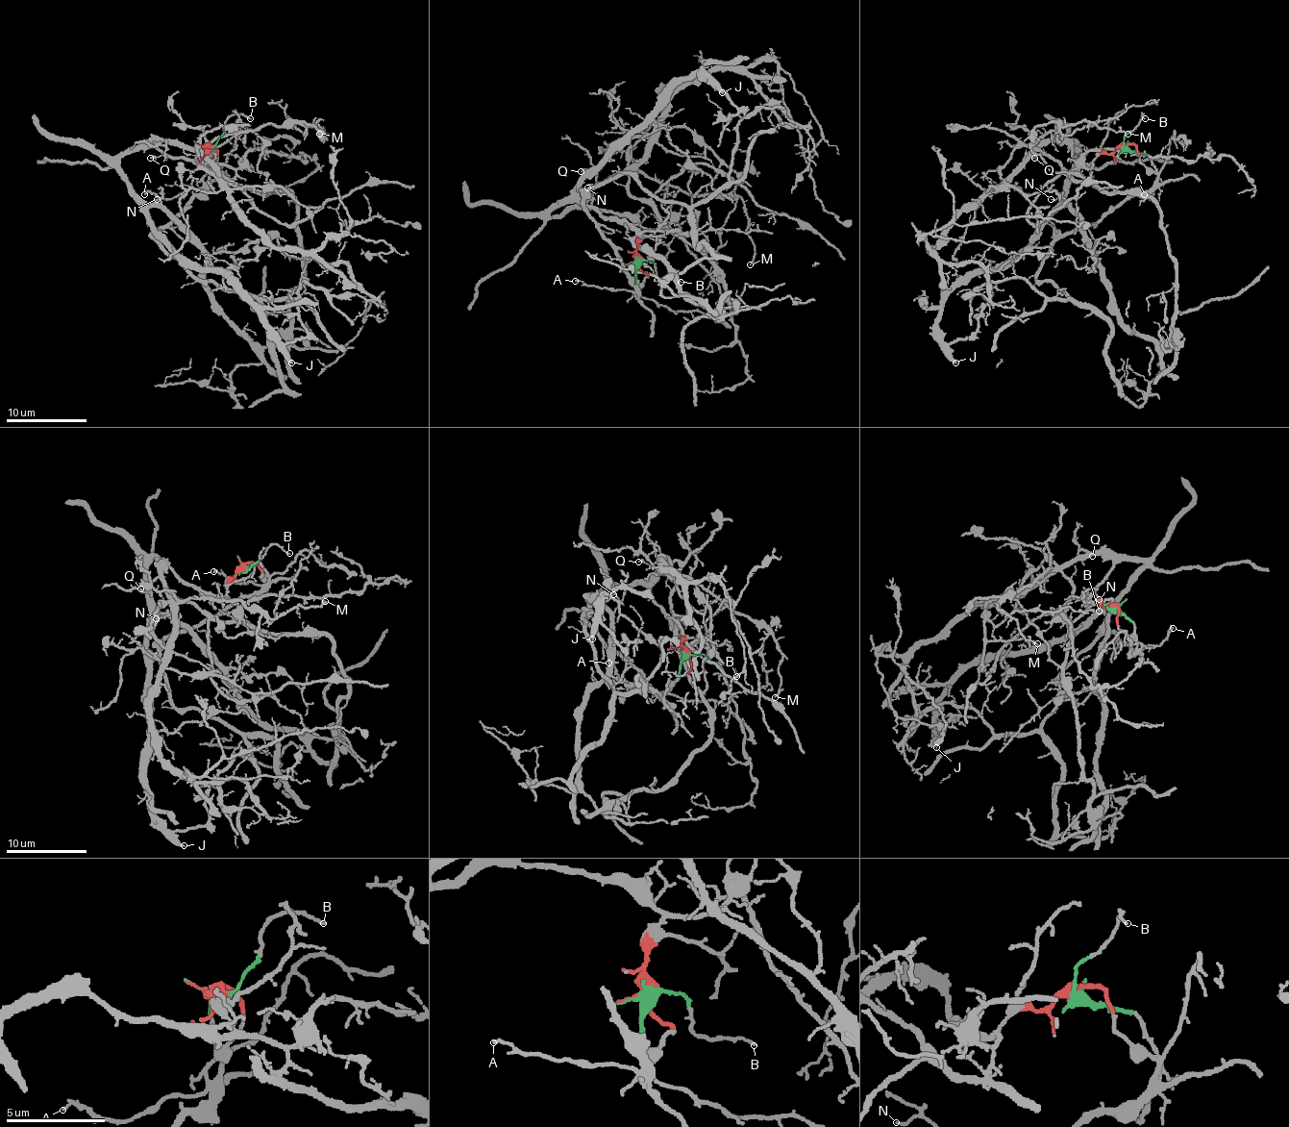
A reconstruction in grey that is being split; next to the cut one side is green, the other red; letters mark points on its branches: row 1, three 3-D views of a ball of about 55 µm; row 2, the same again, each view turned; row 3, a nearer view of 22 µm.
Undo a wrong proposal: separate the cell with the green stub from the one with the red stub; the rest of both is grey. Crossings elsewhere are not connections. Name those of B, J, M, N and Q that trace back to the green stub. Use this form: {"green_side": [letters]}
{"green_side": ["B"]}

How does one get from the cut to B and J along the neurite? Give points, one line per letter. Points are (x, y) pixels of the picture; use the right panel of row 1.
B: (1124, 146), (1124, 136), (1138, 124), (1142, 113), (1145, 118)
J: (1124, 146), (1079, 162), (1072, 146), (1079, 159), (1045, 225), (946, 298), (938, 340), (956, 363)

